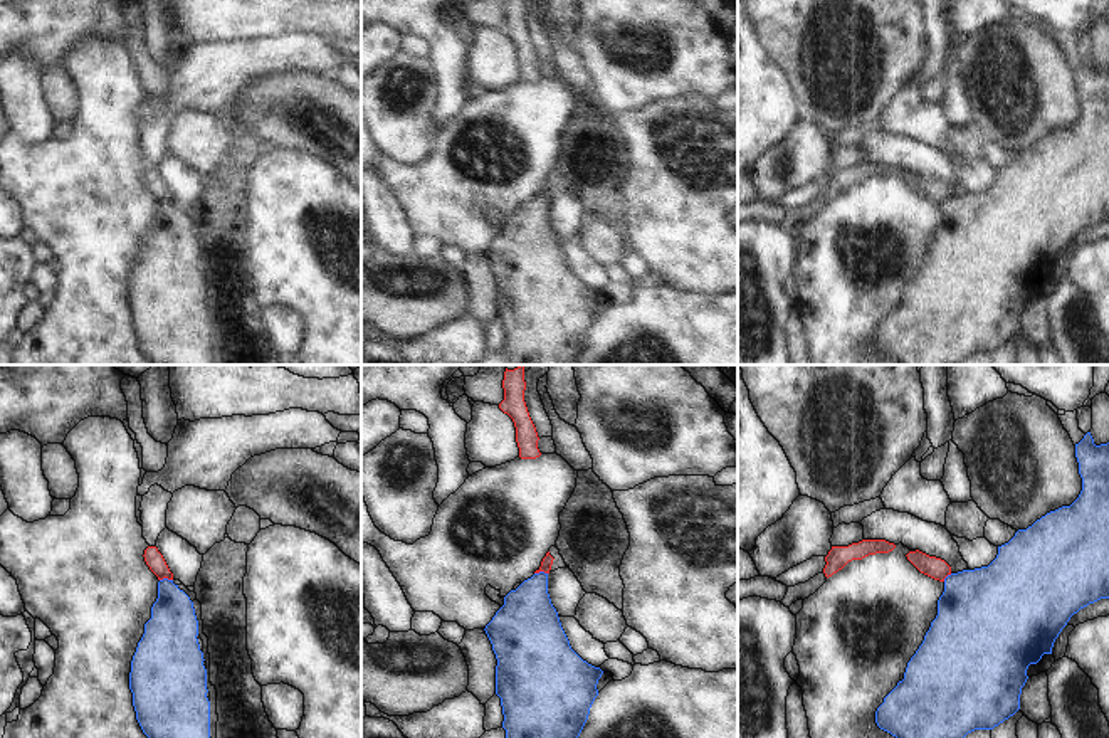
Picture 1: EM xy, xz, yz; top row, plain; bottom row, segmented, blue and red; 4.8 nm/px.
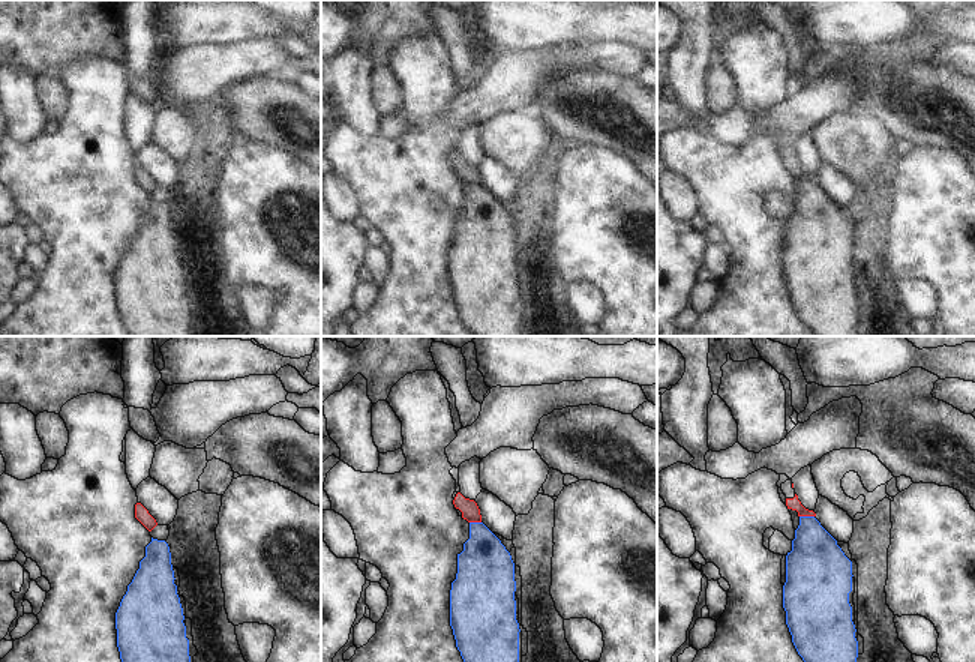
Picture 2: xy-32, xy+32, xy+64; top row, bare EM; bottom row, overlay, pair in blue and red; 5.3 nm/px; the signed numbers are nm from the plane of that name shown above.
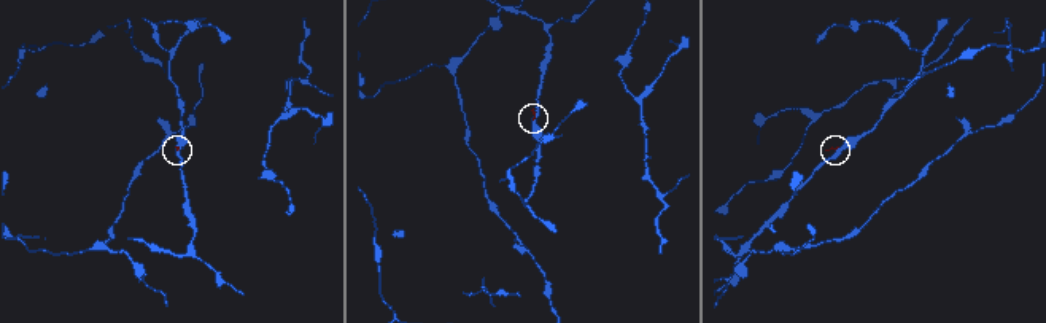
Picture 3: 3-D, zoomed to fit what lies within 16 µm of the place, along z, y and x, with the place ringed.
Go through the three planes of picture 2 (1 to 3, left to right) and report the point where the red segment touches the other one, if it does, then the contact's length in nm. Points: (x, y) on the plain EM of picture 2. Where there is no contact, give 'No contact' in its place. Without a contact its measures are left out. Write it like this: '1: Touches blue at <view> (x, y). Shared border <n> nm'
1: No contact
2: Touches blue at xy+32 (476, 186). Shared border 60 nm
3: Touches blue at xy+64 (807, 180). Shared border 80 nm

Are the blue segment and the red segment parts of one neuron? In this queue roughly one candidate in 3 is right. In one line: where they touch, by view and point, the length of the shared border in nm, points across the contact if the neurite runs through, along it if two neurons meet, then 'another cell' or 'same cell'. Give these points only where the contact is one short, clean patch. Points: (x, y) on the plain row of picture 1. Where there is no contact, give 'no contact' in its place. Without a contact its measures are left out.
contact xy (165, 202); length 60 nm; border xy (172, 202), (160, 204); another cell

